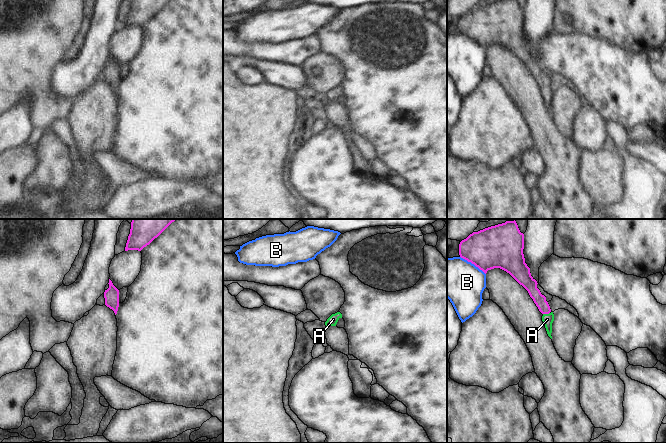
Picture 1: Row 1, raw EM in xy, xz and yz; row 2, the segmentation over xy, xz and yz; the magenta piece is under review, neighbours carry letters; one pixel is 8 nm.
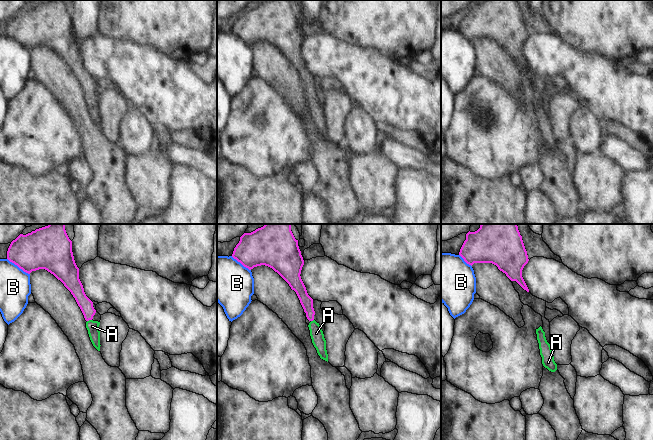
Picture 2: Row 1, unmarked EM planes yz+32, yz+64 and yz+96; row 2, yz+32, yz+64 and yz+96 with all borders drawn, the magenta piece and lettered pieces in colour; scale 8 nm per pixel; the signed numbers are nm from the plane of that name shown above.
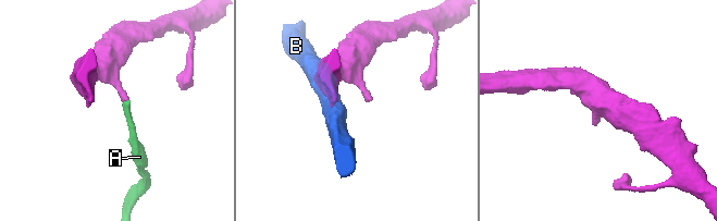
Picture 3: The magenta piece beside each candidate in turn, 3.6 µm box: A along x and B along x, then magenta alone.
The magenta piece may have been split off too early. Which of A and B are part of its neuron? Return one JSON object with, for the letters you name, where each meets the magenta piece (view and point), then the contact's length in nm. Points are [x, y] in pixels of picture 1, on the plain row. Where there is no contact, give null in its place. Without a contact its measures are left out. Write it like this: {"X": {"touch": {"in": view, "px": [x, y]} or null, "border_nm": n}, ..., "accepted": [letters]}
{"A": {"touch": {"in": "yz", "px": [546, 89]}, "border_nm": 60}, "accepted": ["A"]}

